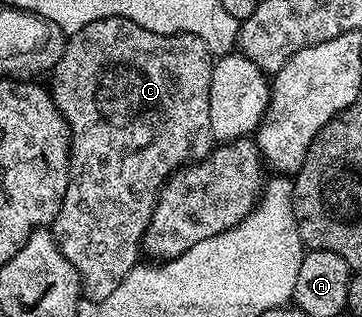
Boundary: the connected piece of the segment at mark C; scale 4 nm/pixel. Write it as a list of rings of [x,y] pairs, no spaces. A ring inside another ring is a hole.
[[[104,17],[87,27],[83,31],[72,34],[65,42],[65,50],[55,63],[52,70],[53,85],[51,92],[55,107],[63,115],[63,119],[69,124],[69,140],[71,142],[71,152],[69,154],[69,186],[65,192],[63,203],[59,207],[59,215],[53,221],[51,232],[57,241],[57,246],[67,255],[71,267],[81,277],[81,288],[84,296],[91,301],[102,301],[123,283],[123,279],[129,274],[137,264],[143,253],[143,242],[145,232],[151,223],[151,215],[155,211],[157,197],[161,193],[165,182],[182,168],[186,162],[196,163],[202,157],[208,157],[215,148],[213,132],[211,131],[211,75],[215,58],[209,52],[207,43],[190,33],[156,33],[147,31],[147,27],[139,27],[139,23],[129,20],[128,17]]]

